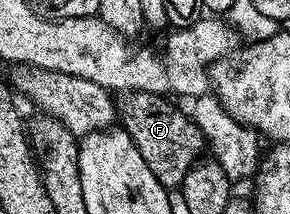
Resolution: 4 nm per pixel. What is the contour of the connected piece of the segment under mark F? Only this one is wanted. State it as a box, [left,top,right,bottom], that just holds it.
[115,91,206,191]

